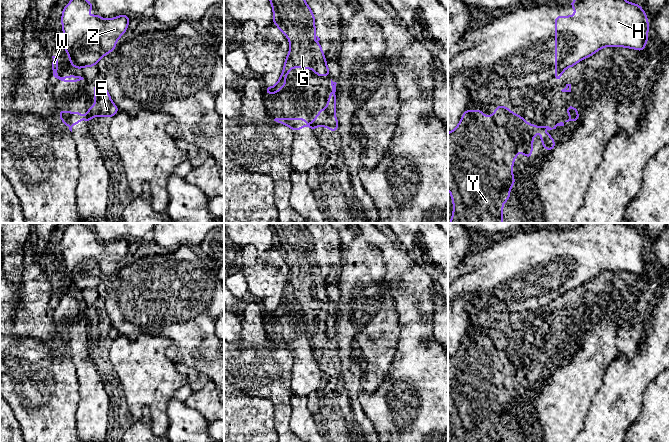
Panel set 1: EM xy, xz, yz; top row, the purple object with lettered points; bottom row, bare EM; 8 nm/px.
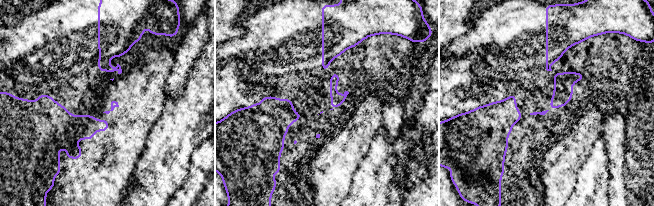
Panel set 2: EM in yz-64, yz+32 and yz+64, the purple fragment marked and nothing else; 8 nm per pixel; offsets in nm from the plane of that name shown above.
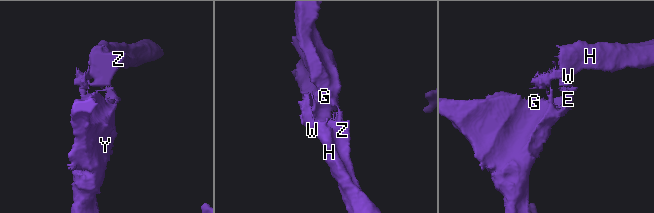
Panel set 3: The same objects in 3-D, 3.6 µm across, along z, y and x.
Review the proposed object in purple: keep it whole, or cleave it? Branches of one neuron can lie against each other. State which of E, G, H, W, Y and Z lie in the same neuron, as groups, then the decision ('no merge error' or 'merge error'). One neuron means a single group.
E H W Z / G Y | merge error

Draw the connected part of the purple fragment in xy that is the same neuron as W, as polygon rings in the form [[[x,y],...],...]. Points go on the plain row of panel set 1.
[[[52,280],[52,295],[53,298],[51,300],[52,303],[57,303],[60,306],[75,306],[78,307],[80,304],[83,304],[84,302],[81,300],[73,300],[73,299],[68,299],[66,301],[59,301],[56,299],[58,296],[58,281],[57,280]]]

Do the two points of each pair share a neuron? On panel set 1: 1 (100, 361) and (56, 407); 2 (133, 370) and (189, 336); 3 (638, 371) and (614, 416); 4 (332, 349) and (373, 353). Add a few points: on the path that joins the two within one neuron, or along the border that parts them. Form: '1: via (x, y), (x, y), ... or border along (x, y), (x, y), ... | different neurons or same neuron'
1: border along (73, 360), (76, 366), (78, 381), (78, 406) | different neurons
2: border along (150, 334), (172, 341), (167, 357), (174, 364) | different neurons
3: via (627, 382), (626, 402), (622, 405) | same neuron
4: border along (335, 327), (338, 355) | different neurons

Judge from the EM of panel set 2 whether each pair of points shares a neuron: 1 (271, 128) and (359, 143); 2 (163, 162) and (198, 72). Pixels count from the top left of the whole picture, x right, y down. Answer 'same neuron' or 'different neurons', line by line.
1: same neuron
2: same neuron

